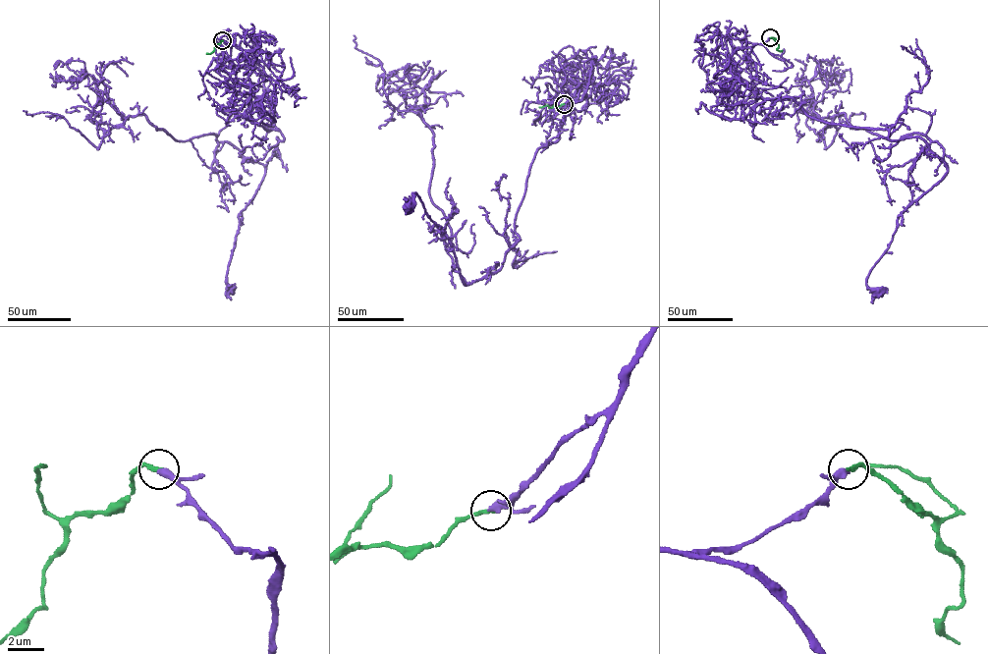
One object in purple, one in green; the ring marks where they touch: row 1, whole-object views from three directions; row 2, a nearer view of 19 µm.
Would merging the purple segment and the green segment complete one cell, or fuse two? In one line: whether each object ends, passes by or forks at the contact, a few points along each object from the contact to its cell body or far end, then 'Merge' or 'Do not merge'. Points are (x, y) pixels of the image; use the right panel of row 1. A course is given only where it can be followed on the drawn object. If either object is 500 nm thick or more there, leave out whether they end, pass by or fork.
At the ring purple ends. At the ring green ends. Course of purple: (770, 37), (732, 50), (757, 97), (920, 137), (946, 166), (898, 216), (867, 280), (879, 292). Course of green: (770, 37), (776, 40), (777, 50), (782, 50). Merge

